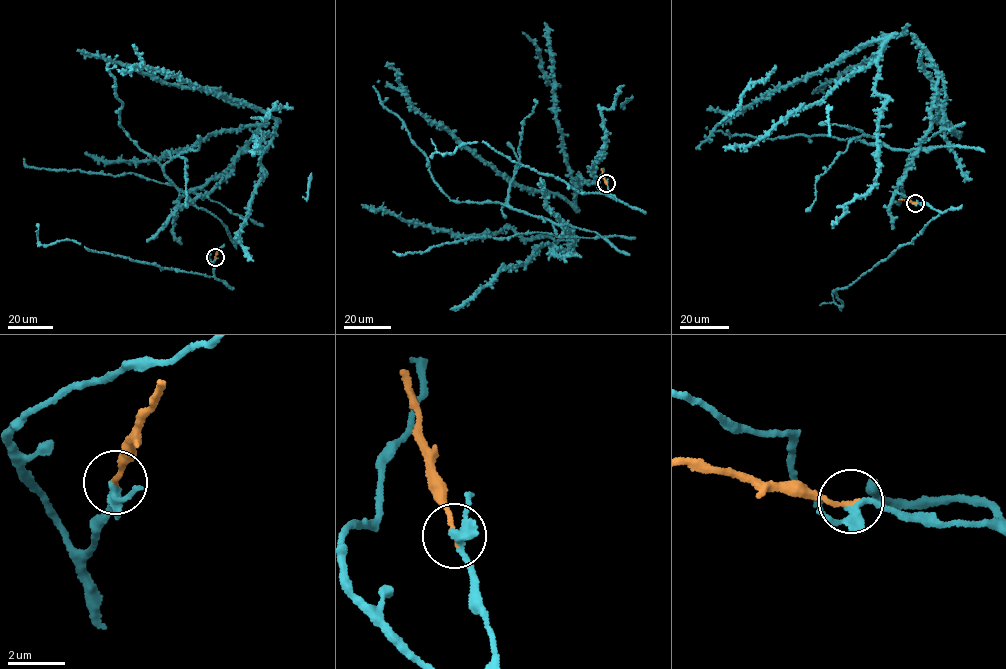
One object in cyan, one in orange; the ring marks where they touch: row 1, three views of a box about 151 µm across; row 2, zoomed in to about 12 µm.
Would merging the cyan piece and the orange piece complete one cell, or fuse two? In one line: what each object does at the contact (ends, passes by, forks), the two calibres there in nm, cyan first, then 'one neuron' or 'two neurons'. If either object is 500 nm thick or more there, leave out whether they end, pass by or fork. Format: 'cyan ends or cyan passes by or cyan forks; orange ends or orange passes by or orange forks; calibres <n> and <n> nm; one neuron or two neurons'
cyan passes by; orange ends; calibres 280 and 190 nm; one neuron

